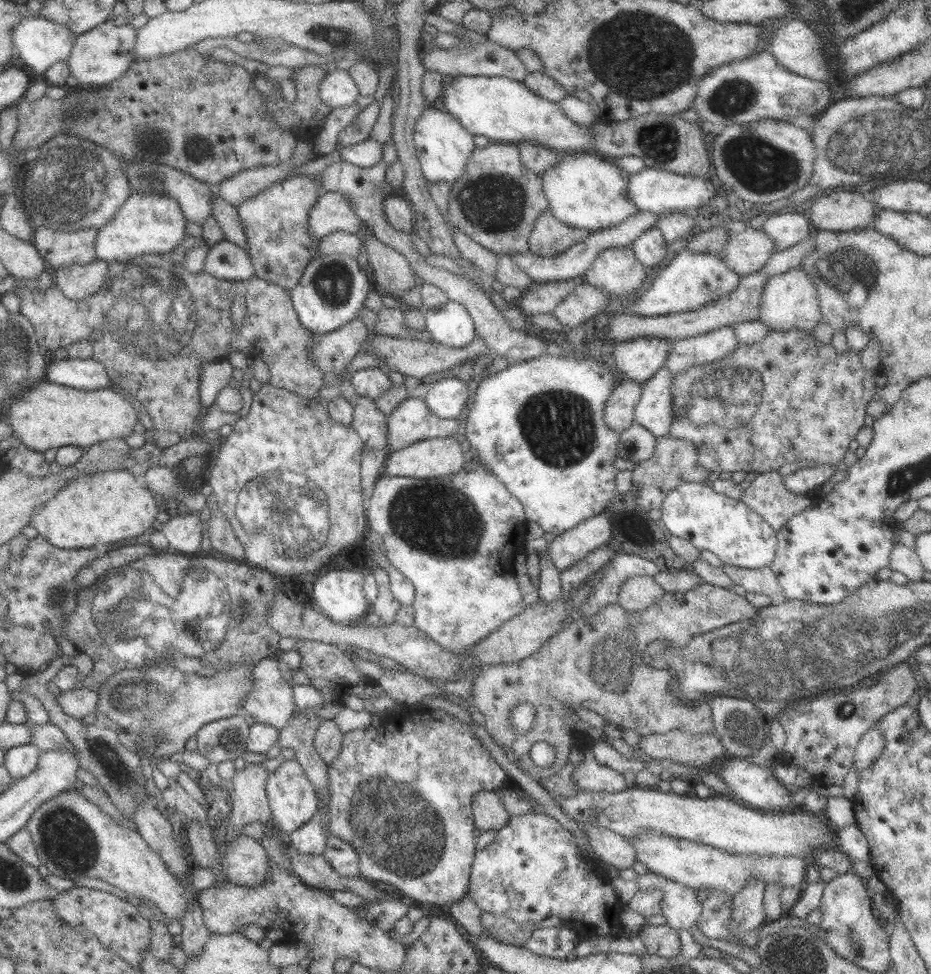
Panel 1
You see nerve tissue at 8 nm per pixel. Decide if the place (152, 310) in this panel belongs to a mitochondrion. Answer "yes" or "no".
yes

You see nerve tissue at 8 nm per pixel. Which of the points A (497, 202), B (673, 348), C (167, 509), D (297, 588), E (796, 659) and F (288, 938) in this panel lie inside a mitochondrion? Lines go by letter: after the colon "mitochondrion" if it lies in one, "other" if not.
A: mitochondrion
B: other
C: other
D: other
E: mitochondrion
F: other

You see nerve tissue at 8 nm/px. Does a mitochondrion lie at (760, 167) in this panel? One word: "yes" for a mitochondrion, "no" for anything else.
yes

